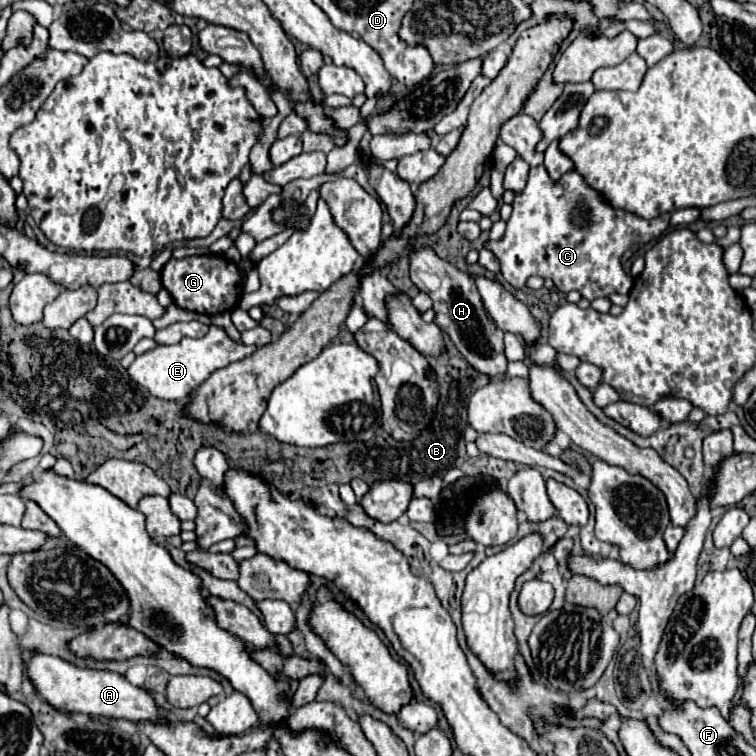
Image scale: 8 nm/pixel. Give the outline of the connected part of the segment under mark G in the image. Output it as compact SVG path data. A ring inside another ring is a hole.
M216 254L190 256L184 260L172 258L162 268L160 278L162 278L162 286L170 292L176 306L208 316L234 310L242 294L242 274L238 266L226 256L216 256Z

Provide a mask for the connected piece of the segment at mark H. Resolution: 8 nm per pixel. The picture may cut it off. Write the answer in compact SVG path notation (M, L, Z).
M430 248L418 250L410 256L410 276L412 282L426 292L434 302L436 318L434 322L452 338L462 356L482 374L490 378L506 374L506 356L504 356L504 332L490 320L482 306L482 296L478 294L476 282L466 272L460 272L450 262L438 258Z

